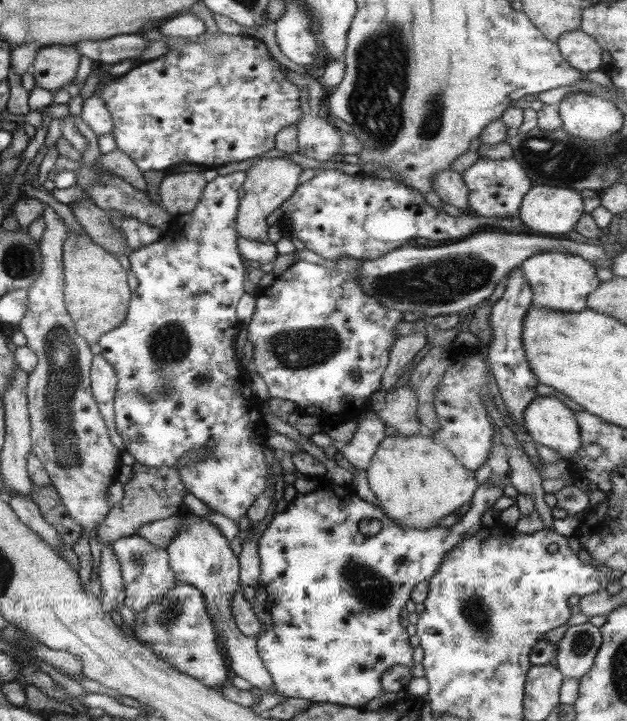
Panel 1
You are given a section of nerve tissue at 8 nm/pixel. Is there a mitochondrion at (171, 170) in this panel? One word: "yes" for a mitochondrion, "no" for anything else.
no

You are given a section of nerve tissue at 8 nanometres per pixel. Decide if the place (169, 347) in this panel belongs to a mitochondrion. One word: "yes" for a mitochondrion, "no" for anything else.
yes

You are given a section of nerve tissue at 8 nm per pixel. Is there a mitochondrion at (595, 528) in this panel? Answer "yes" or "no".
no

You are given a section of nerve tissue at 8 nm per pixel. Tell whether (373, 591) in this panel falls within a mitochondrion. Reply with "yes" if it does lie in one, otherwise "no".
yes

